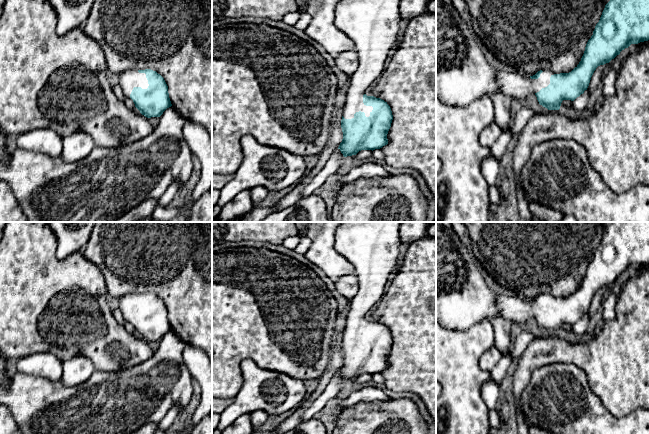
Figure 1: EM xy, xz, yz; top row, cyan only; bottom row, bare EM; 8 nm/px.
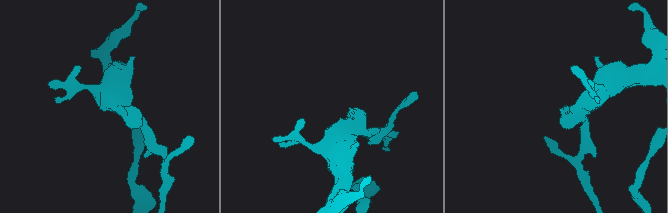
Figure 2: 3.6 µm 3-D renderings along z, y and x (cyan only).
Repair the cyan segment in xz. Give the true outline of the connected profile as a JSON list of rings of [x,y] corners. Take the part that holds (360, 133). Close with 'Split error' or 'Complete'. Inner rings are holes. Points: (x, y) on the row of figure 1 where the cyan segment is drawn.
[[[339,0],[334,11],[335,26],[354,43],[358,54],[358,67],[351,74],[341,128],[343,139],[338,149],[344,157],[356,155],[361,150],[380,149],[388,144],[387,134],[393,115],[384,100],[367,96],[365,90],[375,83],[385,69],[389,51],[396,44],[399,33],[401,0]]]. Split error

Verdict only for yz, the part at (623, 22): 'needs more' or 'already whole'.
needs more

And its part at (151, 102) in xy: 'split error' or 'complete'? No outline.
split error

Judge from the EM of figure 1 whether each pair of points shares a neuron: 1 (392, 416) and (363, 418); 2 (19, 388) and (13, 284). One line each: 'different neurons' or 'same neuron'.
1: same neuron
2: different neurons

